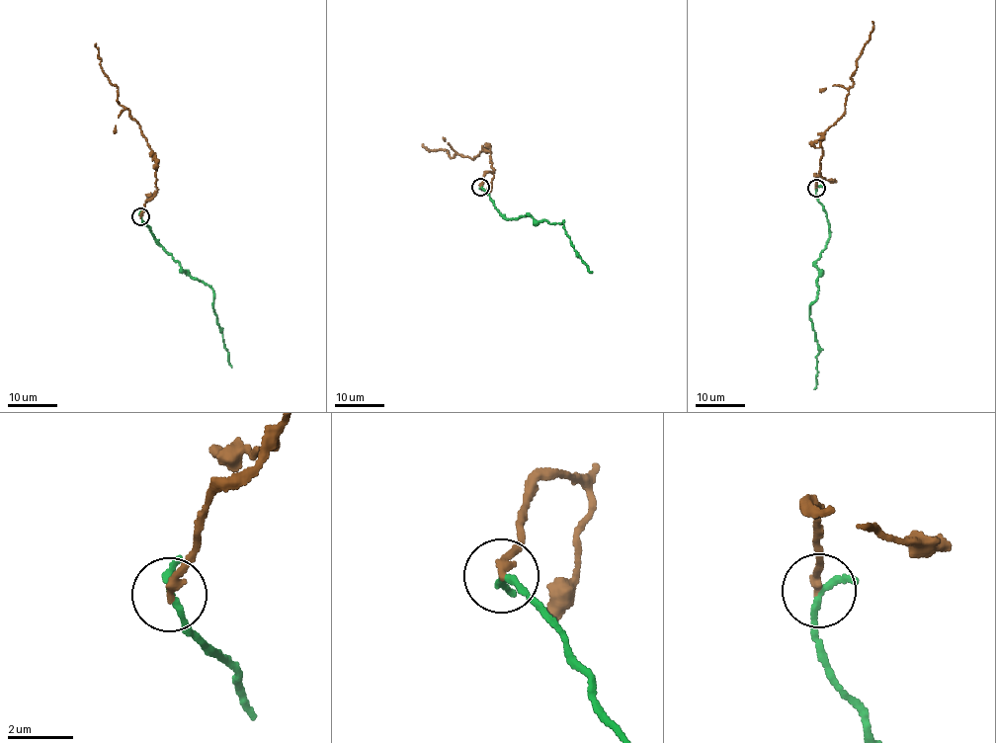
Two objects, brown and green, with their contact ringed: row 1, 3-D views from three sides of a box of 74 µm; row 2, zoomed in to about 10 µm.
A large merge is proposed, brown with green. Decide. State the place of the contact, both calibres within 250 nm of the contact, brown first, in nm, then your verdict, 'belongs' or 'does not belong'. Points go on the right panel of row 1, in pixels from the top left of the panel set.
at (816, 188); 260 nm thick on the brown side, 180 nm on the other; belongs

